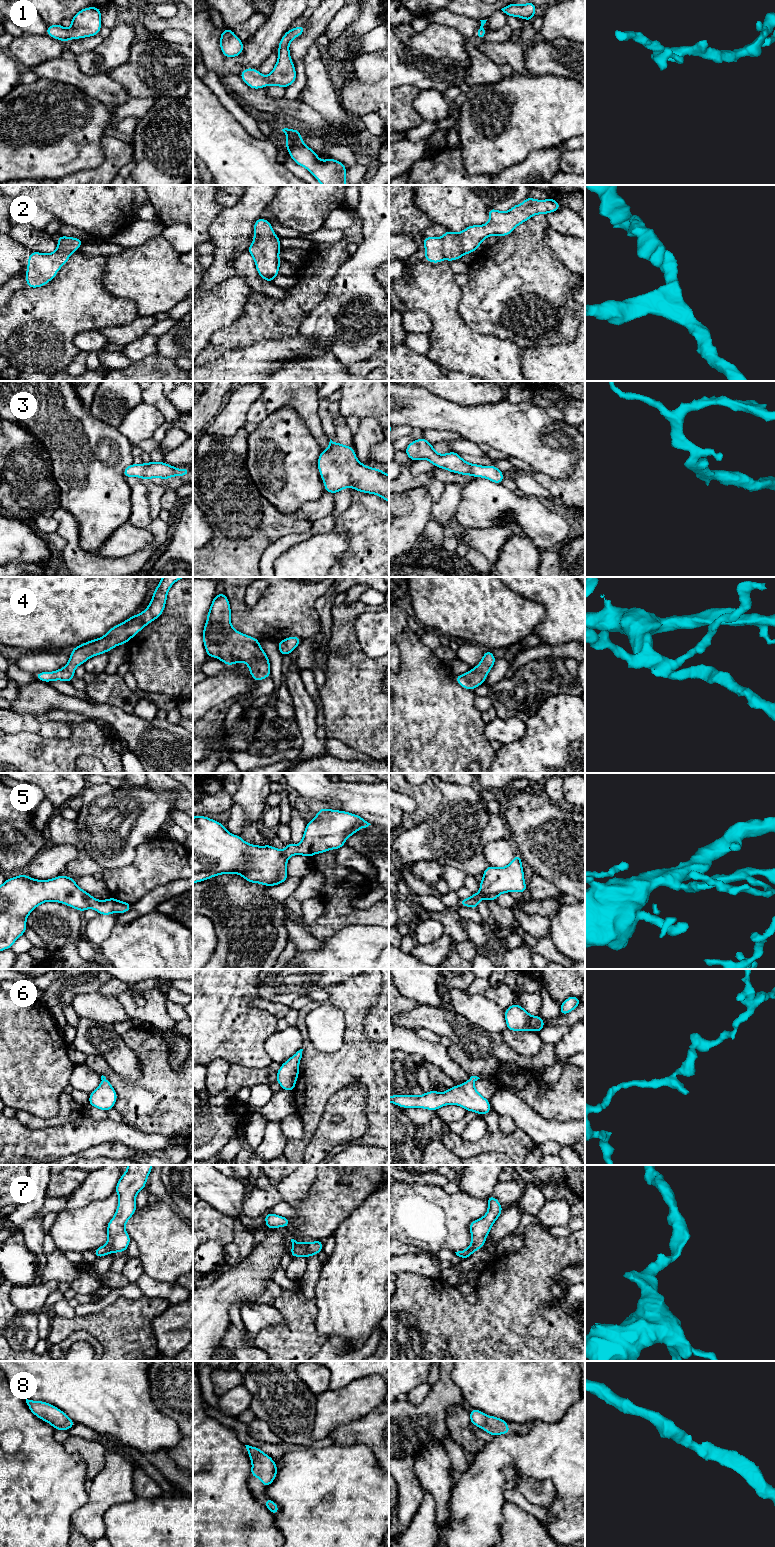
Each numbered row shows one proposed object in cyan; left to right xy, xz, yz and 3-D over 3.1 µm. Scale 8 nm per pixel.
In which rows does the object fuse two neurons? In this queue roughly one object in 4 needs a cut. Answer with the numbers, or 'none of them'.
none of them

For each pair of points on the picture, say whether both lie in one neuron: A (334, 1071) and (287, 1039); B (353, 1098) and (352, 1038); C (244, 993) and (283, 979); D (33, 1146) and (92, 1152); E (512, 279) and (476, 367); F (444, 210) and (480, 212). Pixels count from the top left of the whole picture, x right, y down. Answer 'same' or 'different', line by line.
A: different
B: different
C: different
D: different
E: different
F: same

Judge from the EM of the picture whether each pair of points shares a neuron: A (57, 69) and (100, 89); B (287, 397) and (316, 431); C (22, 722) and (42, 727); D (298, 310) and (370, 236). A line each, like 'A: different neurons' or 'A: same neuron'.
A: same neuron
B: same neuron
C: same neuron
D: different neurons

